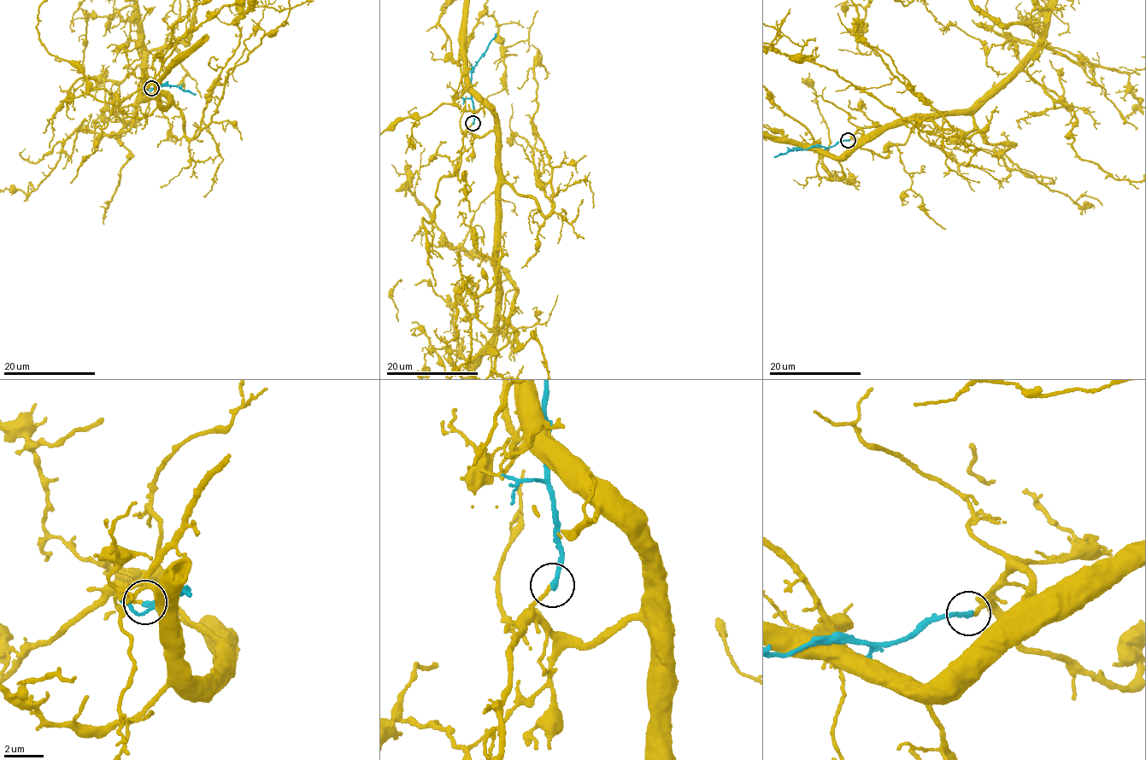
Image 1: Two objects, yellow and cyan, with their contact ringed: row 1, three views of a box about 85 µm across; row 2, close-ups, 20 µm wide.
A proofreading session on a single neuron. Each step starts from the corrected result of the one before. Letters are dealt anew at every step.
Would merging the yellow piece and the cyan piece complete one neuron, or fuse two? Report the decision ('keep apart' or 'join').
keep apart

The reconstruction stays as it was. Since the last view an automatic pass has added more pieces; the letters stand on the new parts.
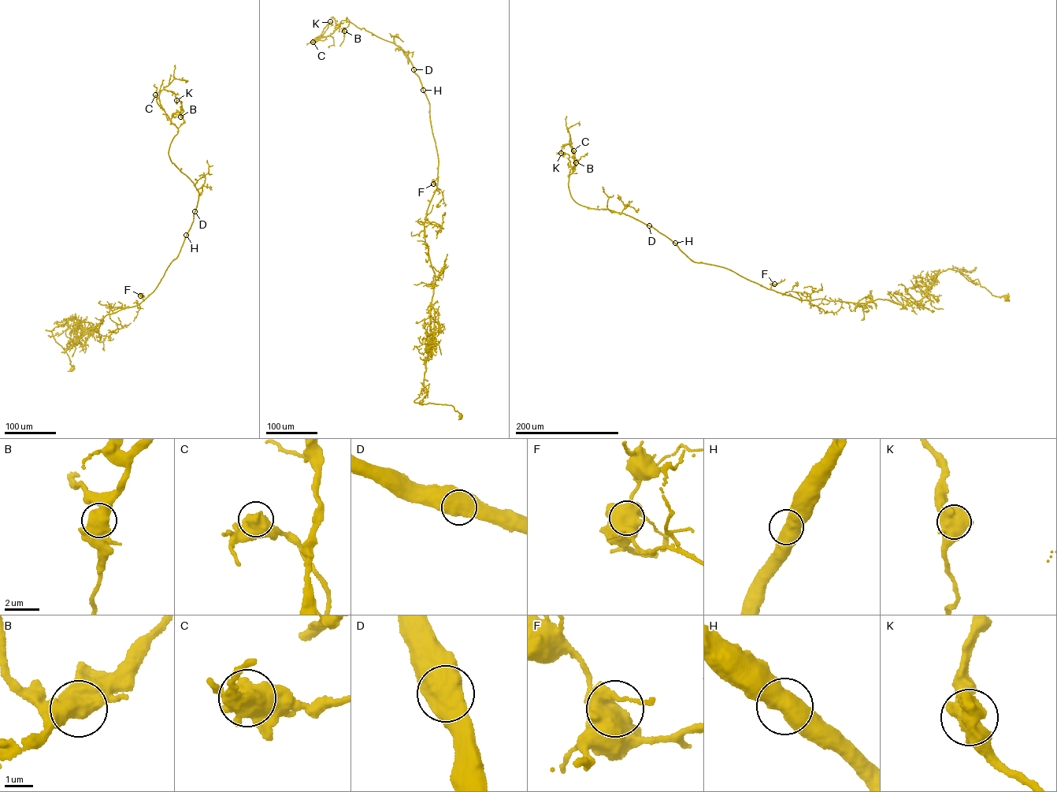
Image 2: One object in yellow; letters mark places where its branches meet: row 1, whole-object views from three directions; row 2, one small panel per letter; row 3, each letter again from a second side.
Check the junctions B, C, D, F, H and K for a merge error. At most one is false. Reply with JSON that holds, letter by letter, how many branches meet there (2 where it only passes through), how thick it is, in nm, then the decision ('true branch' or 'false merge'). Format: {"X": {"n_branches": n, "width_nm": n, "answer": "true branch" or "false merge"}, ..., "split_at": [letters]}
{"B": {"n_branches": 2, "width_nm": 600, "answer": "true branch"}, "C": {"n_branches": 1, "width_nm": 1050, "answer": "true branch"}, "D": {"n_branches": 2, "width_nm": 900, "answer": "true branch"}, "F": {"n_branches": 3, "width_nm": 550, "answer": "true branch"}, "H": {"n_branches": 2, "width_nm": 700, "answer": "true branch"}, "K": {"n_branches": 2, "width_nm": 750, "answer": "true branch"}, "split_at": []}

